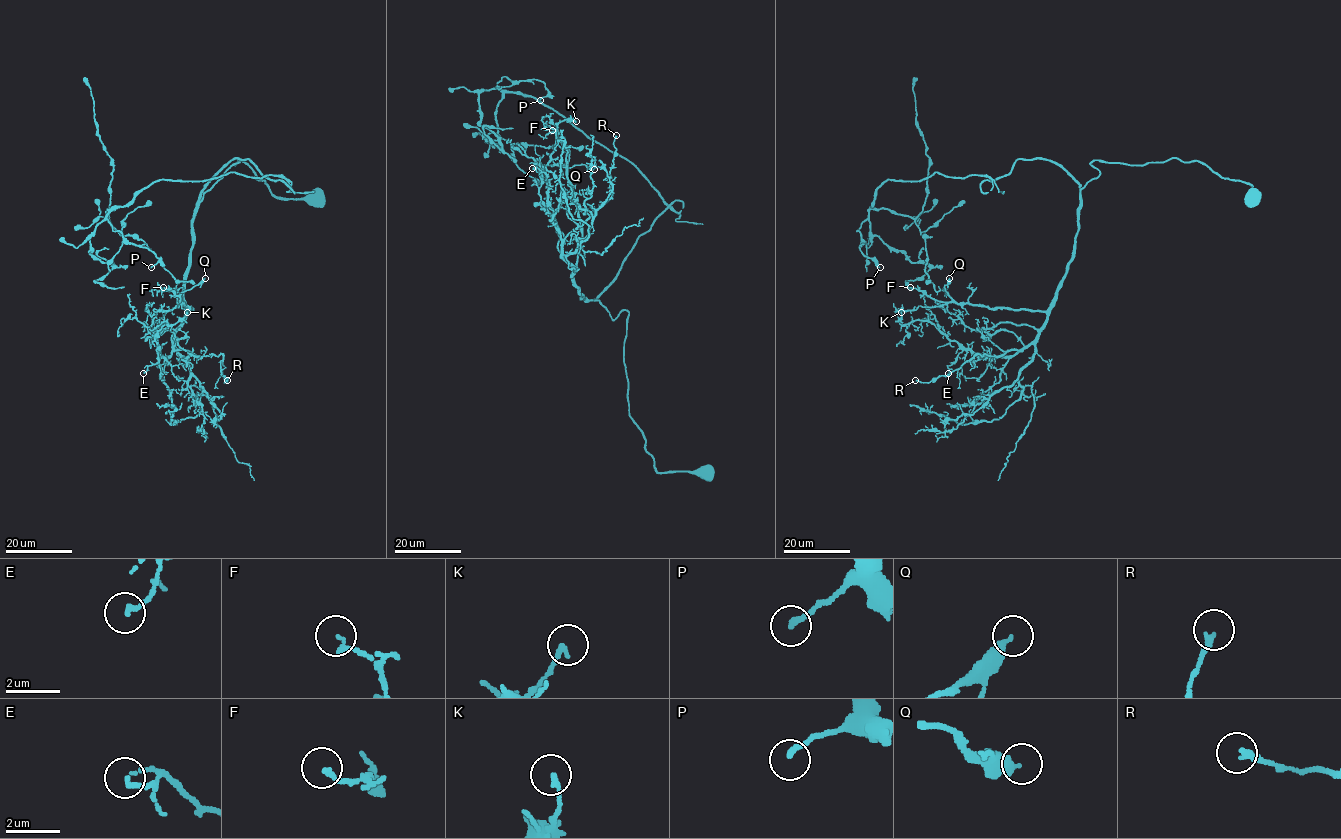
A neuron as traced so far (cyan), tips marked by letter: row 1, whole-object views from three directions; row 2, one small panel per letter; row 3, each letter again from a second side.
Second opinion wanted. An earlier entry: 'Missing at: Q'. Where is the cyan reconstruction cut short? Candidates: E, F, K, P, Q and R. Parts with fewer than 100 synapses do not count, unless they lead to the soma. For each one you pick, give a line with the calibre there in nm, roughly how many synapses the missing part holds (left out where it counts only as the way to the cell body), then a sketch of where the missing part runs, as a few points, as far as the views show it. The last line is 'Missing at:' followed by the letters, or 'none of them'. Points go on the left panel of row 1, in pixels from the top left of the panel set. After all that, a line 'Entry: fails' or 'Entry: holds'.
Missing at: none of them
Entry: fails

